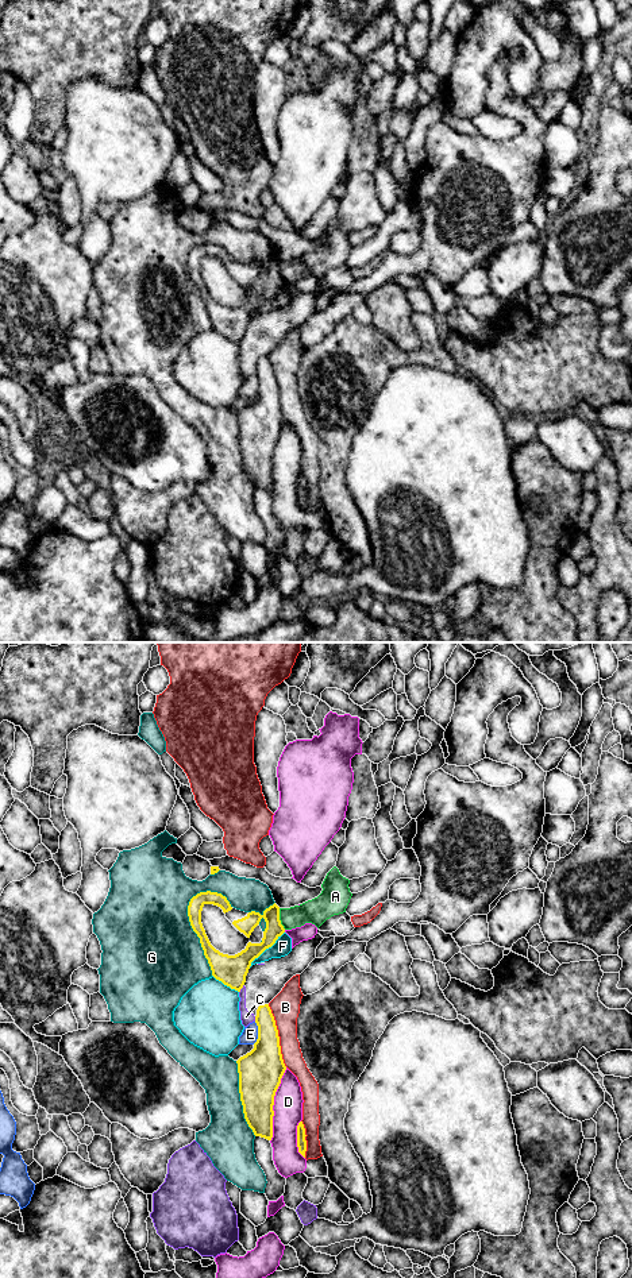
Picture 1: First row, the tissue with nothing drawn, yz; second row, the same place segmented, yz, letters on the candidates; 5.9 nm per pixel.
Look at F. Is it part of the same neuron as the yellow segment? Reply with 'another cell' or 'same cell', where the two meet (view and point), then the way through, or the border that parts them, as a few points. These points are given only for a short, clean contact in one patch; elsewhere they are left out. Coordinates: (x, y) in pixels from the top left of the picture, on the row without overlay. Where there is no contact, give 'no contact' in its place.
another cell | yz (266, 300)

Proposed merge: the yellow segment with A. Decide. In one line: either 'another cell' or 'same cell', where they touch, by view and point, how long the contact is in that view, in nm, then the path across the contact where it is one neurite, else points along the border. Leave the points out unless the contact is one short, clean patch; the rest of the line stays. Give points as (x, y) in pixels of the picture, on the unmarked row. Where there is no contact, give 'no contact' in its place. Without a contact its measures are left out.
another cell; meets yellow in yz at (278, 271); contact 130 nm long; border along yz (278, 261), (278, 271), (285, 281)

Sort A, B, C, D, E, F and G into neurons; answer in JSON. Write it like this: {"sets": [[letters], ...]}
{"sets": [["A"], ["B"], ["C"], ["D"], ["E"], ["F"], ["G"]]}

